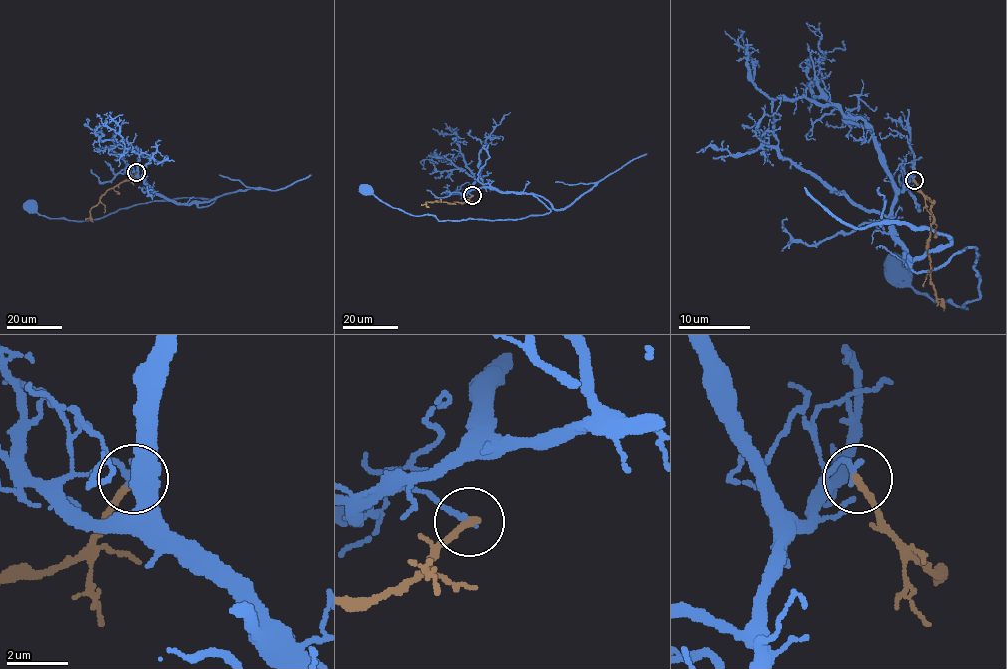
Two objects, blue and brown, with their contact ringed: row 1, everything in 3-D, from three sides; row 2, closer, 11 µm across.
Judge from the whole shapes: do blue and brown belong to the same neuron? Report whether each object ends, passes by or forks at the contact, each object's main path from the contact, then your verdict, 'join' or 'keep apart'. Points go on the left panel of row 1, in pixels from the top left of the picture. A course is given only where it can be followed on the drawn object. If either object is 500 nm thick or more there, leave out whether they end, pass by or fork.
blue ends there; brown ends there; blue runs (136, 171), (130, 174), (167, 198), (200, 207), (214, 201), (153, 200), (77, 221), (39, 215), (31, 206); brown runs (136, 171), (130, 179), (109, 189), (91, 209), (90, 217), (93, 222); keep apart

